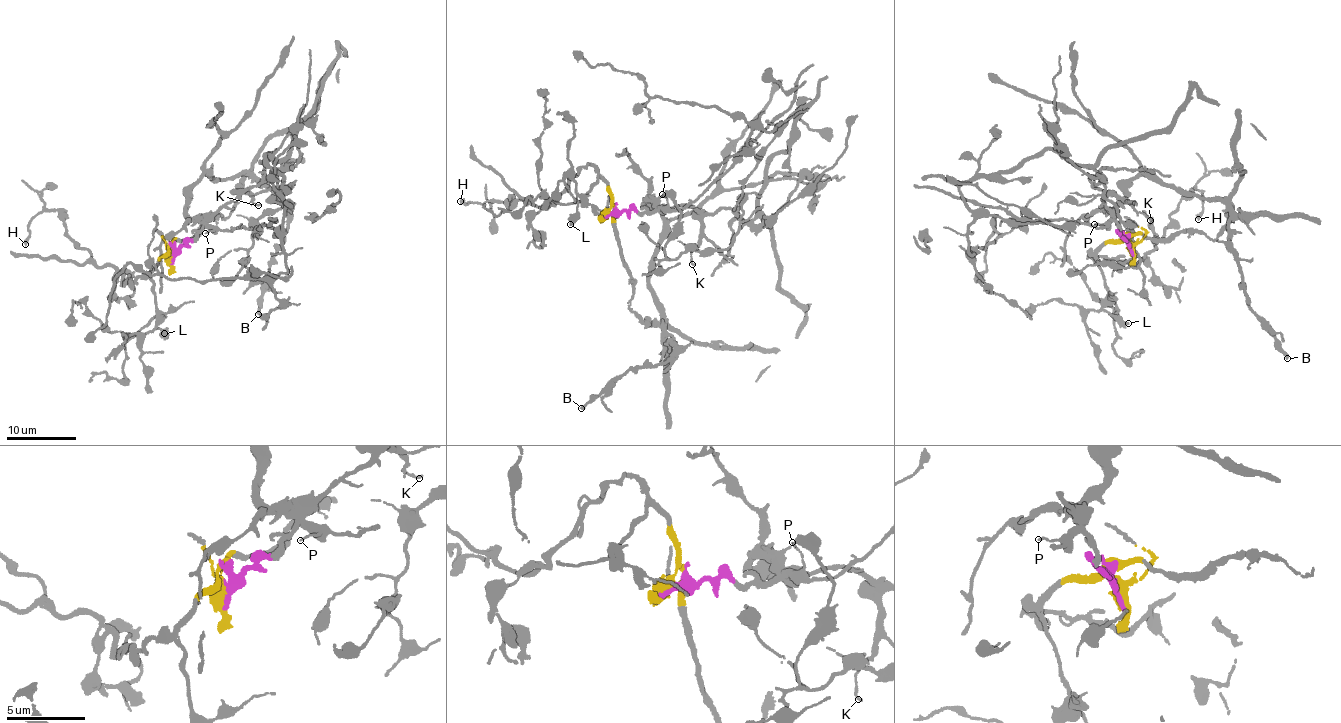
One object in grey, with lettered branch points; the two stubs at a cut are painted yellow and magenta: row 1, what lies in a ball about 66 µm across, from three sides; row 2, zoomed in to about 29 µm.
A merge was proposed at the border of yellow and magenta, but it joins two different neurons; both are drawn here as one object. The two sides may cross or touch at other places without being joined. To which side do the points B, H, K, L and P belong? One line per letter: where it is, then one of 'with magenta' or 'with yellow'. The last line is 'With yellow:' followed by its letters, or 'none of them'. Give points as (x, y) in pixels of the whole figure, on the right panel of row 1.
B: at (1287, 358); with magenta
H: at (1198, 219); with yellow
K: at (1150, 220); with magenta
L: at (1128, 323); with yellow
P: at (1094, 224); with magenta
With yellow: H, L

